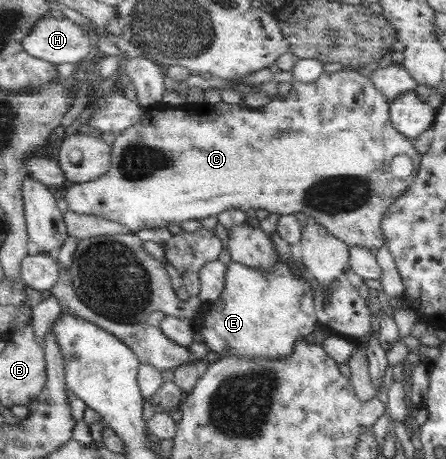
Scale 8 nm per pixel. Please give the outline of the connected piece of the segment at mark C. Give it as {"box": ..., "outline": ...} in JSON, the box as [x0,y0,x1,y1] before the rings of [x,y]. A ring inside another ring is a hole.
{"box":[65,68,423,248],"outline":[[[344,68],[336,73],[324,73],[315,82],[304,82],[294,80],[292,88],[284,97],[273,97],[267,106],[261,108],[251,108],[244,101],[239,104],[226,105],[224,102],[214,104],[214,113],[204,113],[204,109],[198,109],[198,119],[196,119],[196,109],[154,109],[146,107],[146,113],[136,126],[129,127],[128,130],[115,134],[115,140],[112,144],[112,167],[103,177],[94,181],[84,183],[74,183],[67,188],[65,201],[69,210],[82,215],[94,215],[115,221],[118,224],[131,229],[132,233],[140,229],[156,229],[156,227],[168,227],[170,222],[175,224],[184,223],[188,219],[206,219],[206,217],[219,217],[224,211],[230,209],[240,209],[244,212],[248,209],[266,210],[269,213],[280,214],[280,216],[291,214],[305,214],[316,223],[322,224],[330,233],[337,236],[338,239],[345,241],[350,246],[362,246],[365,248],[381,248],[387,242],[385,232],[383,231],[383,219],[389,207],[393,205],[394,200],[405,194],[405,191],[413,185],[416,179],[423,154],[421,154],[414,145],[413,140],[408,139],[397,127],[394,127],[391,119],[390,101],[377,88],[372,79],[364,77],[359,71],[351,71]],[[396,155],[407,155],[411,158],[413,171],[407,177],[394,179],[390,165]]]}

